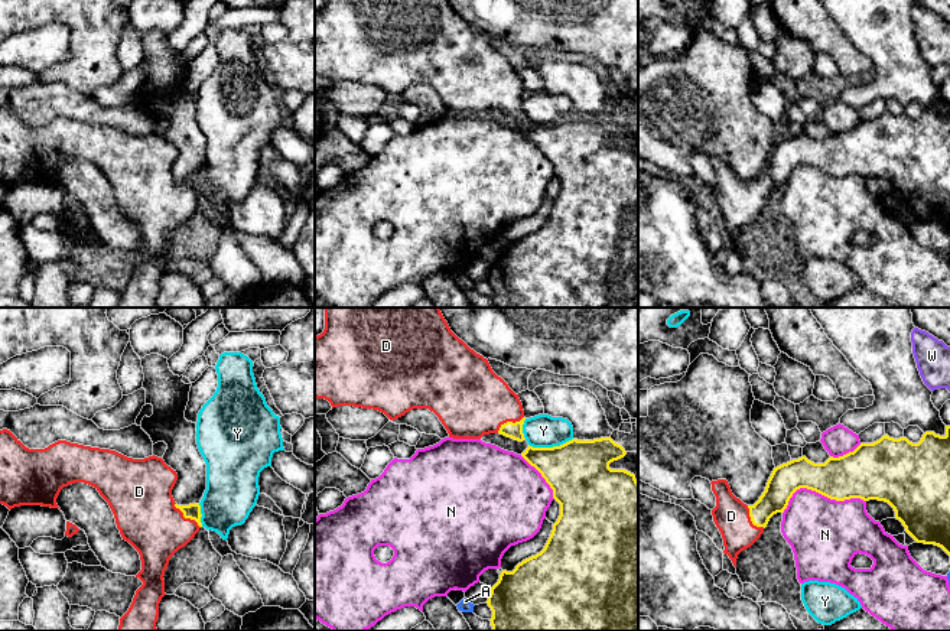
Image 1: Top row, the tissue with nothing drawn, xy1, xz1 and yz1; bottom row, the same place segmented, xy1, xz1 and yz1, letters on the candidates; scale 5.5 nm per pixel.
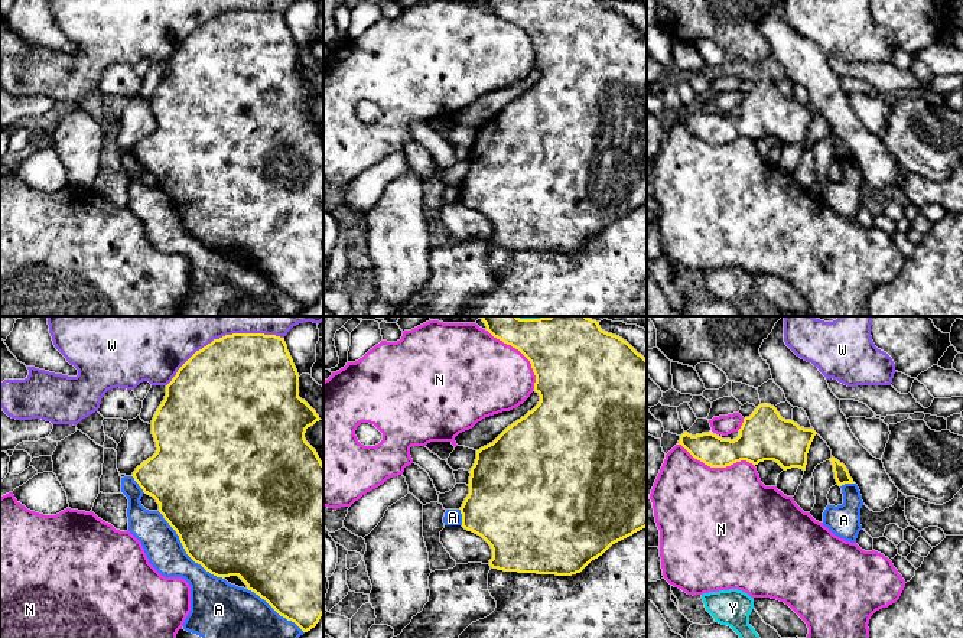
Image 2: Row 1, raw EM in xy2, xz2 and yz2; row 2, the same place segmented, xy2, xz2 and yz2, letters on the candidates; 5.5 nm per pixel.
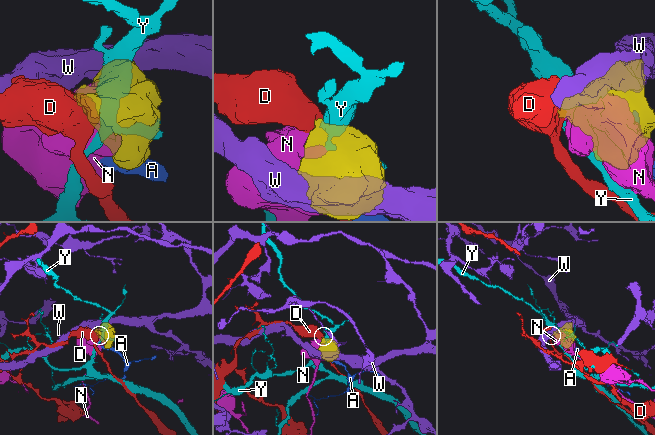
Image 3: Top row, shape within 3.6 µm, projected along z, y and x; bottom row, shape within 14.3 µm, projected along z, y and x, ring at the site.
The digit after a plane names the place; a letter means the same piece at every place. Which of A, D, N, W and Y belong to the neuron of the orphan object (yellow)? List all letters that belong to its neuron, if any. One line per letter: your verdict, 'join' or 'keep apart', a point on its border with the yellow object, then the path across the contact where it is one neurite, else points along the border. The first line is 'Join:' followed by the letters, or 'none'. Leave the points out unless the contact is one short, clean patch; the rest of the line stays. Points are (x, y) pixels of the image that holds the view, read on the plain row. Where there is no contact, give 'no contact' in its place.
Join: D
A: keep apart | xy2 (185, 227)
D: join | xy1 (186, 194) | across xy1 (192, 188), (186, 194), (156, 194), (143, 184)
N: keep apart | yz1 (819, 169)
W: keep apart | xy2 (223, 13)
Y: keep apart | xz1 (550, 124)

